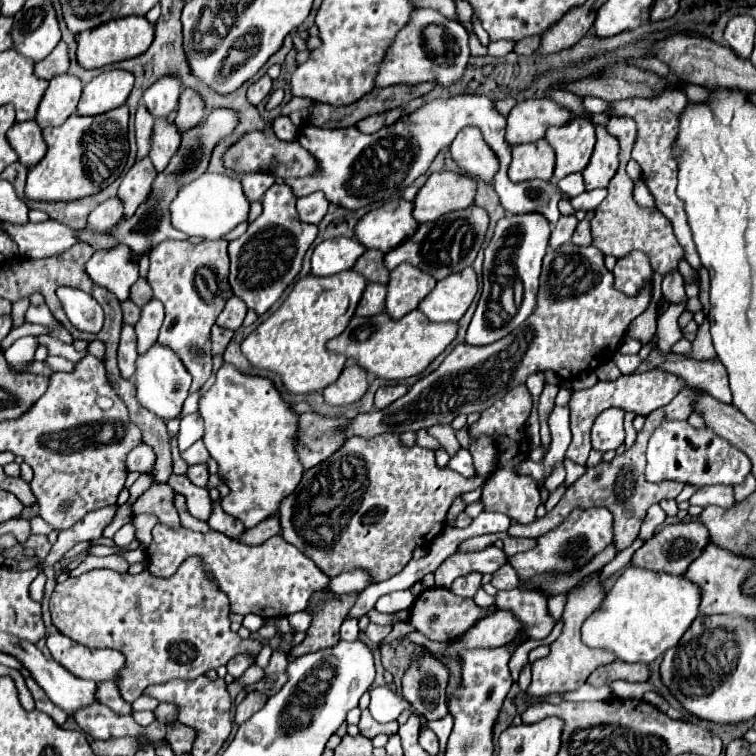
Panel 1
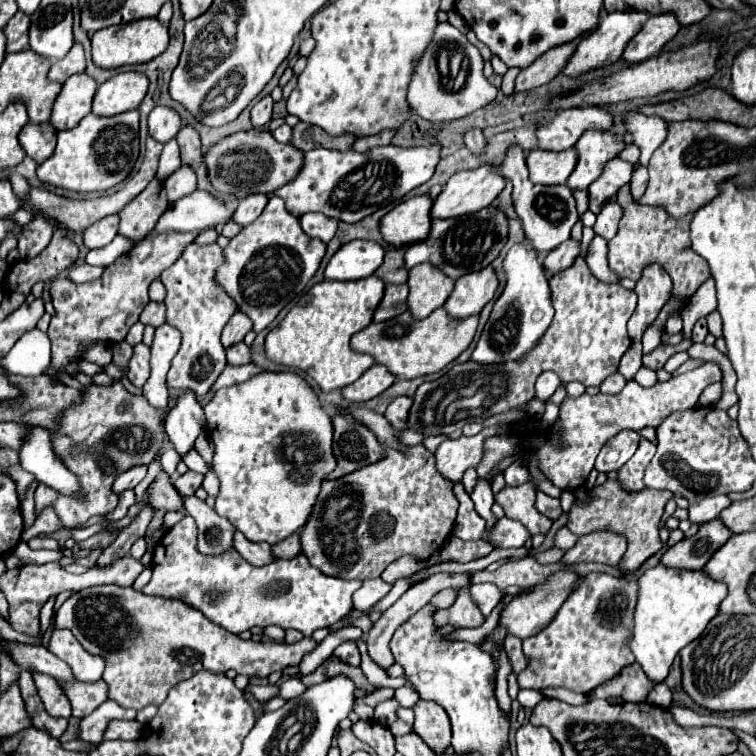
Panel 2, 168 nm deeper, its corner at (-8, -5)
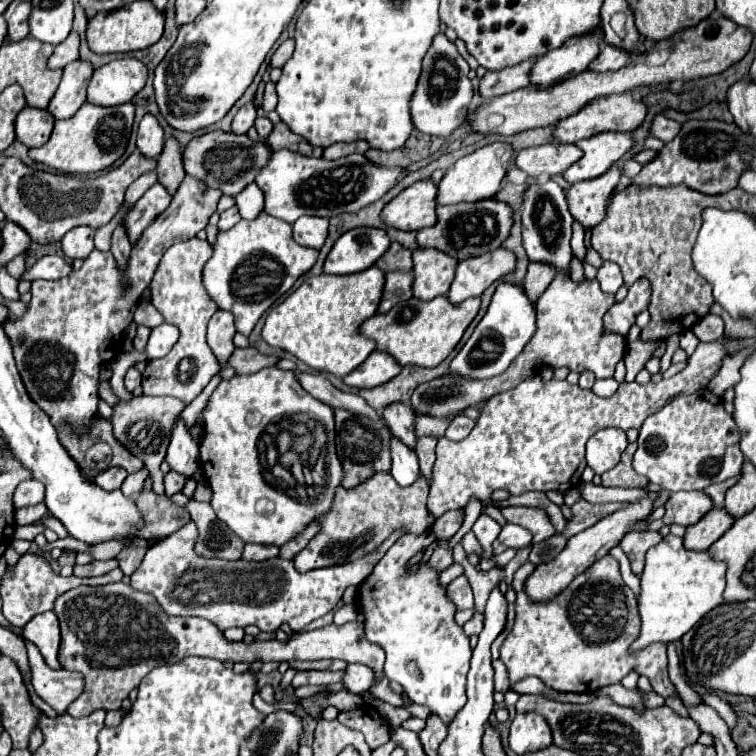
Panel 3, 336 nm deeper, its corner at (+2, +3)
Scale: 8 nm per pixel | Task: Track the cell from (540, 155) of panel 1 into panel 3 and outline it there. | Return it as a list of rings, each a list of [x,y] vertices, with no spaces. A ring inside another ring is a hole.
[[[545,143],[539,147],[527,147],[517,153],[517,167],[525,171],[529,177],[539,175],[557,175],[571,167],[581,157],[581,149],[577,145],[559,145],[559,143]]]

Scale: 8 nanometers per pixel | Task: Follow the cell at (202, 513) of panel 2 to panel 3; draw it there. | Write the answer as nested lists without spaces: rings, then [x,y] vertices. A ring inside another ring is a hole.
[[[189,499],[185,505],[191,519],[197,525],[199,537],[195,543],[195,553],[201,557],[221,557],[221,559],[239,559],[241,547],[245,545],[225,523],[219,523],[217,515],[213,515],[213,509],[209,503],[199,503],[195,499]]]

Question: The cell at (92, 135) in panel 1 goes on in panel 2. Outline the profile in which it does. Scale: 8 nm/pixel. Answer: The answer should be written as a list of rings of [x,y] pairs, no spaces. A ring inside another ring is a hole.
[[[127,111],[113,117],[89,113],[77,127],[57,133],[55,153],[37,167],[37,177],[55,187],[89,193],[105,191],[131,173],[139,155],[139,111]]]

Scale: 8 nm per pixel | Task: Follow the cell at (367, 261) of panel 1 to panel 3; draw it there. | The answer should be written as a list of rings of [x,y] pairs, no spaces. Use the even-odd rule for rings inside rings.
[[[393,241],[391,247],[385,251],[385,255],[377,259],[375,265],[377,265],[381,271],[385,271],[385,273],[389,273],[389,271],[411,271],[411,269],[413,269],[411,251]]]

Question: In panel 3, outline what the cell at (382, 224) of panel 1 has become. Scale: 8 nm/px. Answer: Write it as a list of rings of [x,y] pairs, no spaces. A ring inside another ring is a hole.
[[[431,179],[417,181],[383,207],[381,219],[389,227],[401,231],[419,231],[425,227],[433,227],[433,223],[437,221],[435,193],[437,185]]]

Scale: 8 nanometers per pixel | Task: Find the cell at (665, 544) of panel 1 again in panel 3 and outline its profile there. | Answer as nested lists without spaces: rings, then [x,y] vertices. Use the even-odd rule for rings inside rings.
[[[713,507],[707,515],[701,517],[701,521],[687,527],[683,545],[685,549],[707,551],[733,523],[735,519],[723,507]]]

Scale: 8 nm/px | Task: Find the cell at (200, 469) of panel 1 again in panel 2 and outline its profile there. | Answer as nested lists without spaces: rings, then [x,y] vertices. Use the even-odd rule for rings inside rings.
[[[187,471],[179,479],[175,479],[173,485],[181,497],[189,497],[189,495],[195,495],[195,491],[201,487],[201,481],[203,481],[203,475],[199,475],[195,471]]]

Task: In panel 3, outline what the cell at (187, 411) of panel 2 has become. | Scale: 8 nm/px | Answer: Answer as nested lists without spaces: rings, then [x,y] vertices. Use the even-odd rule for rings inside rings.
[[[183,417],[175,419],[165,461],[171,465],[173,471],[191,477],[199,467],[197,455],[199,455],[199,443],[191,439]]]

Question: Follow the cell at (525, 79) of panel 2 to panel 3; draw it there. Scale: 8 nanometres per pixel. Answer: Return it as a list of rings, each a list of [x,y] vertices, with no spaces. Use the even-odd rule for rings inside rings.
[[[527,59],[525,63],[519,63],[517,67],[505,67],[501,71],[487,71],[485,77],[481,79],[479,85],[479,93],[487,99],[487,97],[497,97],[497,95],[505,95],[509,91],[527,87],[531,81],[531,69],[535,65],[537,59]]]

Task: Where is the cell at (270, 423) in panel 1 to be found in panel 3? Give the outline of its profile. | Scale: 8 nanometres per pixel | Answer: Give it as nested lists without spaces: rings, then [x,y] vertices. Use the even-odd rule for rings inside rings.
[[[265,367],[251,375],[235,375],[229,381],[221,381],[203,411],[203,433],[199,459],[205,481],[213,491],[211,507],[217,517],[225,521],[227,527],[245,543],[279,547],[293,535],[299,535],[305,525],[329,509],[333,491],[341,483],[341,463],[333,445],[333,409],[305,393],[293,371]],[[295,413],[309,415],[315,421],[321,421],[321,425],[327,429],[327,443],[323,451],[323,485],[319,487],[319,495],[315,495],[315,499],[309,497],[307,501],[291,497],[287,489],[279,489],[287,487],[283,483],[267,485],[267,477],[258,458],[251,457],[251,441],[259,441],[261,433],[271,422],[277,423],[285,415]]]

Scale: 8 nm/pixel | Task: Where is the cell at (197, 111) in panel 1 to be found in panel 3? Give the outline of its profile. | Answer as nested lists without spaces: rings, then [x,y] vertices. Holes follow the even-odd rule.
[[[175,137],[165,139],[165,147],[157,161],[157,173],[159,173],[159,183],[165,183],[165,187],[169,187],[169,191],[177,191],[179,183],[185,177],[181,155],[183,155],[183,149],[181,149],[179,141]]]

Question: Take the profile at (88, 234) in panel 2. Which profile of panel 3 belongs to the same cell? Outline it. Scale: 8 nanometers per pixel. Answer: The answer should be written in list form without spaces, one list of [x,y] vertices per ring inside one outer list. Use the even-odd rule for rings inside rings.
[[[75,227],[71,231],[65,233],[65,237],[61,239],[61,245],[63,245],[63,251],[65,255],[75,261],[75,259],[85,259],[89,255],[89,251],[93,251],[93,237],[95,237],[95,231],[93,227]]]

